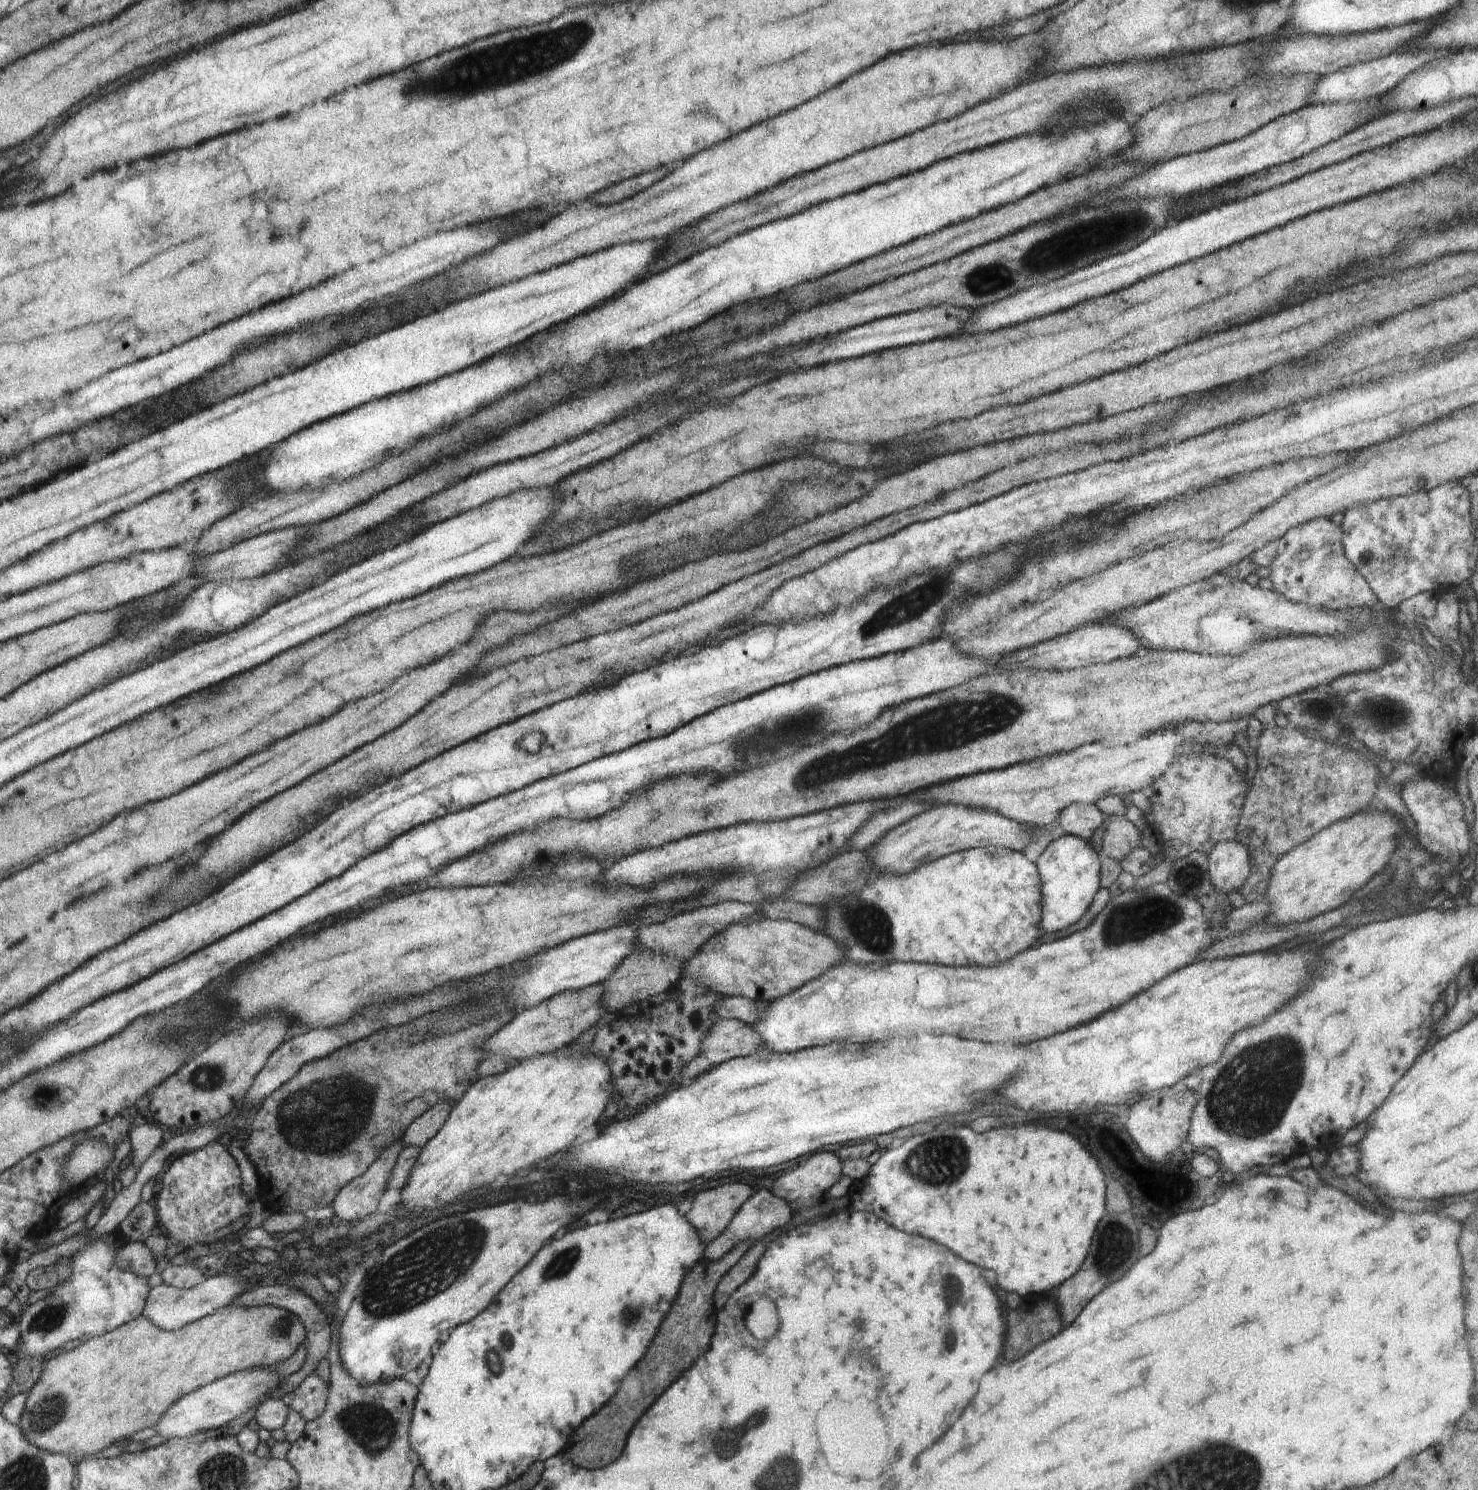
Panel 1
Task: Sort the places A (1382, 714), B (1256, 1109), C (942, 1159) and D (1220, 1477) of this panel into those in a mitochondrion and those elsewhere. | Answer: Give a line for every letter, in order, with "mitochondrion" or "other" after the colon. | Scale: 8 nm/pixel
A: mitochondrion
B: mitochondrion
C: mitochondrion
D: mitochondrion

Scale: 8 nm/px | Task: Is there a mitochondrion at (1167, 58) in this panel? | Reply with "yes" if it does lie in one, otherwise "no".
no

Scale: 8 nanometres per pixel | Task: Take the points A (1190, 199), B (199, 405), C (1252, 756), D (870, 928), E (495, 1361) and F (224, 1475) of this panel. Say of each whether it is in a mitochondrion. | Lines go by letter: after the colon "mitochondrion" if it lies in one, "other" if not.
A: other
B: other
C: other
D: mitochondrion
E: mitochondrion
F: mitochondrion

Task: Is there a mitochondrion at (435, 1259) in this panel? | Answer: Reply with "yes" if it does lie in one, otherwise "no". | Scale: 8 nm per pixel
yes

